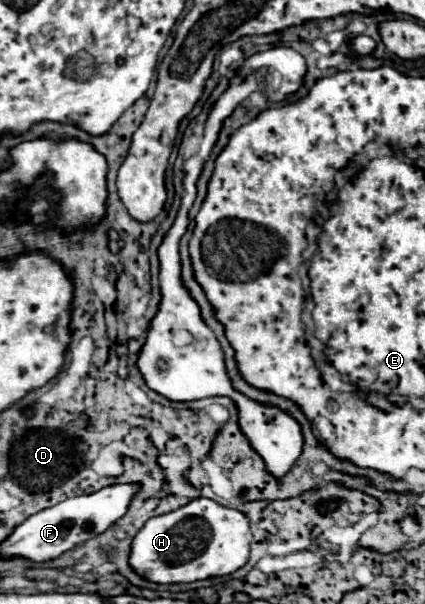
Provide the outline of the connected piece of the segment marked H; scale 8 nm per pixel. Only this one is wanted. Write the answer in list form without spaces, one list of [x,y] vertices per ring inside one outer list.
[[[198,497],[176,511],[148,519],[132,541],[130,565],[154,583],[190,583],[234,573],[246,565],[250,545],[252,533],[242,511],[224,507],[208,497]]]

